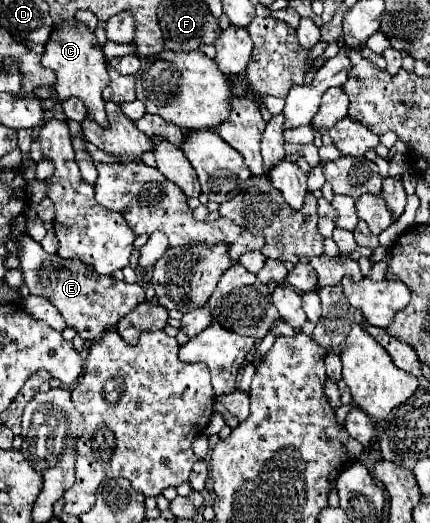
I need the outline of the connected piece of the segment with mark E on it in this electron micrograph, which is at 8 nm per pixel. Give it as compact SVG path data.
M22 235L20 241L20 269L24 273L26 287L32 295L46 297L60 311L66 321L66 327L76 329L76 333L86 341L102 339L108 331L114 329L114 325L122 317L126 317L146 297L142 285L128 285L126 281L116 281L114 277L98 275L92 265L86 265L80 259L62 259L60 255L50 255L30 235Z

